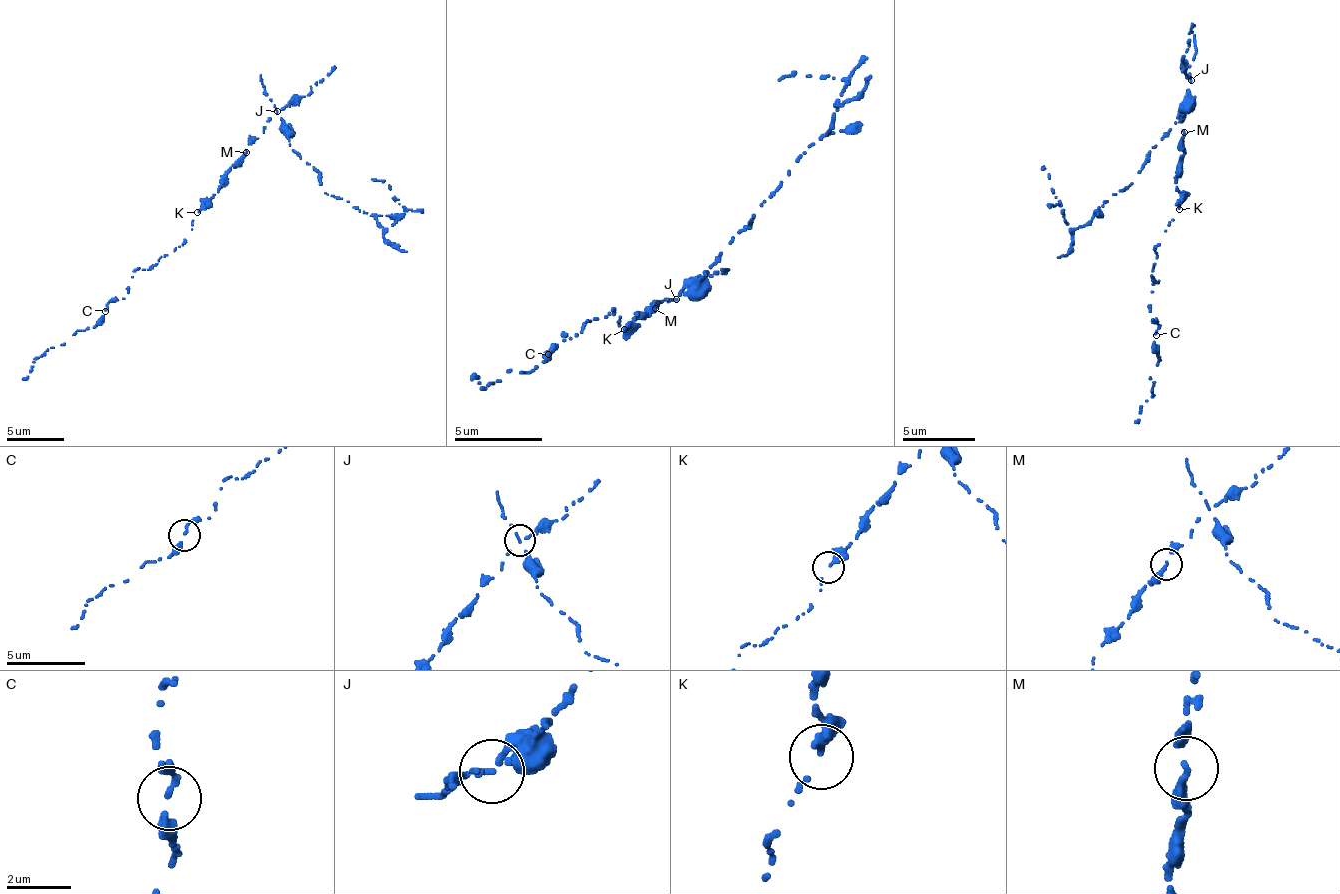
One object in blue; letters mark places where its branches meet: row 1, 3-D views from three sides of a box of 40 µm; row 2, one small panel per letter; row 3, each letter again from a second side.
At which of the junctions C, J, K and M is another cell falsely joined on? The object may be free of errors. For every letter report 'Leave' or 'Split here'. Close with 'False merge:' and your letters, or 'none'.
C: Leave
J: Split here
K: Leave
M: Leave
False merge: J

